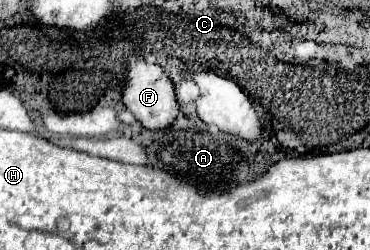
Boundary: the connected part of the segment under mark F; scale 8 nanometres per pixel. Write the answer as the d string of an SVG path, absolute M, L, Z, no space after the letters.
M131 53L127 59L127 73L125 73L125 89L123 89L123 103L135 115L135 119L151 131L167 129L175 123L179 115L179 103L175 99L175 89L171 79L163 73L161 67L149 67L137 53Z

